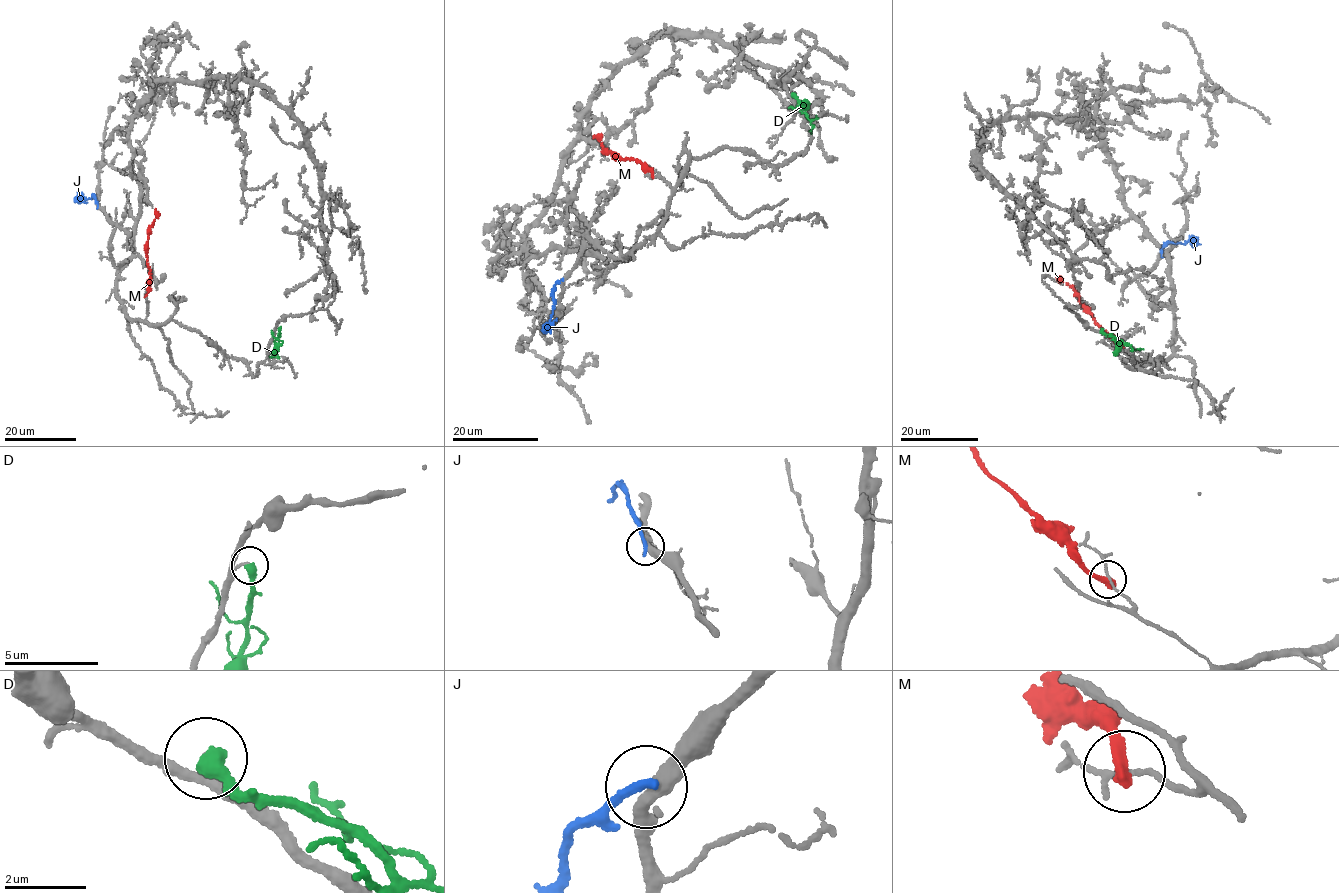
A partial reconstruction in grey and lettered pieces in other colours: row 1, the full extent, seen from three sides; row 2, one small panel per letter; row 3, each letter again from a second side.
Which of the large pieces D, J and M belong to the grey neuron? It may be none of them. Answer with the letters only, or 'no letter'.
no letter

